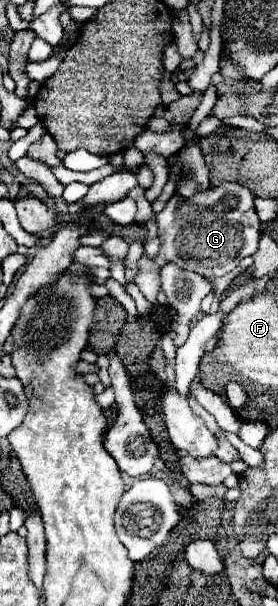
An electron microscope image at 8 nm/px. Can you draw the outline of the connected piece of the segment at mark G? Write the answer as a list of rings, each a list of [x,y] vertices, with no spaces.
[[[221,183],[219,187],[197,191],[193,197],[175,193],[167,201],[165,209],[157,215],[161,239],[159,255],[155,261],[141,257],[141,271],[133,281],[147,301],[157,303],[157,293],[161,287],[159,269],[167,261],[173,261],[181,269],[195,271],[207,279],[215,279],[233,271],[243,257],[253,255],[261,237],[261,221],[255,211],[255,199],[257,197],[251,193],[251,189],[245,189],[239,183]]]

